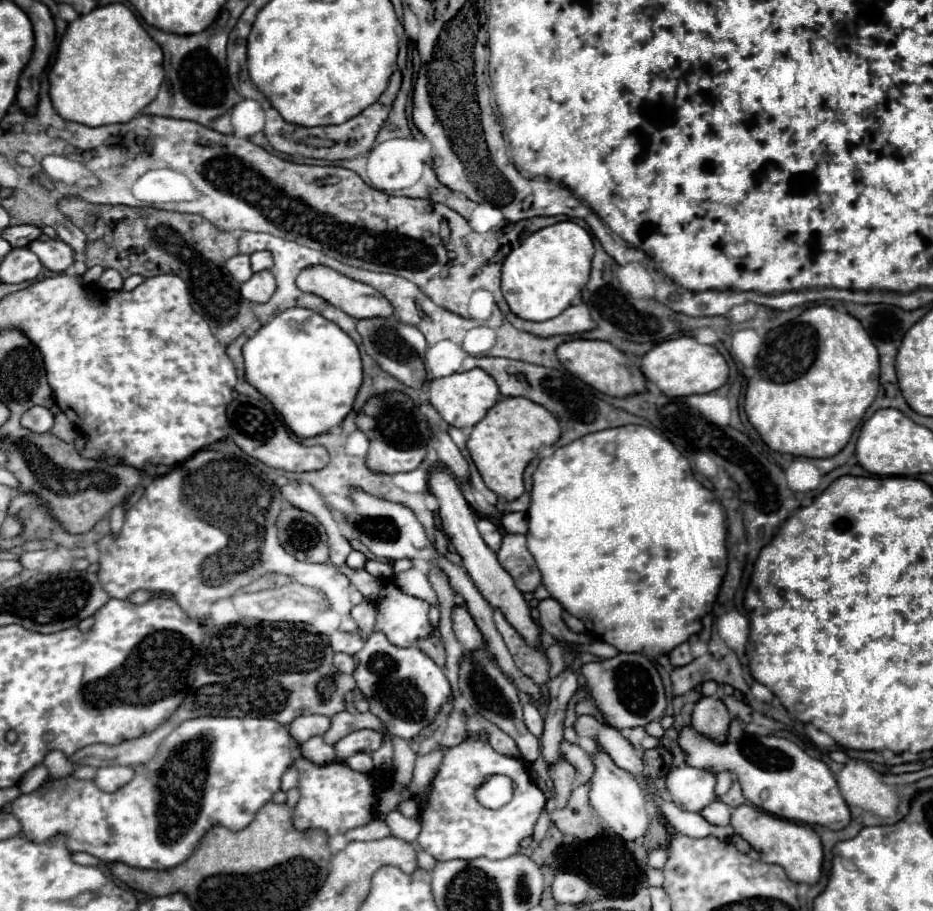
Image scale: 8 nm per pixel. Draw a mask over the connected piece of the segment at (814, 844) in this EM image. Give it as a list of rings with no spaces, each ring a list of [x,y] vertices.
[[[741,805],[731,815],[731,827],[735,835],[743,837],[755,851],[761,853],[761,861],[781,865],[793,883],[819,883],[823,873],[823,843],[809,825],[797,825],[785,819],[775,819],[773,815],[763,813],[753,805]]]

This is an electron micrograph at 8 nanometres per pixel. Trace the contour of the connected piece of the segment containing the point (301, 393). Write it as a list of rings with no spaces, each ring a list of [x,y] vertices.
[[[287,309],[273,317],[255,333],[255,337],[245,343],[243,357],[245,379],[273,403],[273,407],[283,415],[287,427],[297,437],[317,437],[329,433],[333,427],[339,427],[353,411],[355,397],[363,383],[361,355],[353,339],[337,325],[309,309]]]

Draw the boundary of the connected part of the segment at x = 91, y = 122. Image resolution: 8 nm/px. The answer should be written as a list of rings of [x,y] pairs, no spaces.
[[[123,3],[97,7],[69,23],[49,73],[49,95],[55,111],[87,127],[129,123],[149,105],[163,81],[161,47]]]

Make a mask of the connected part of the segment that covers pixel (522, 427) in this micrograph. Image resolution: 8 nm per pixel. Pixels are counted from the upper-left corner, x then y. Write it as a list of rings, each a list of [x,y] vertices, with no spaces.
[[[509,397],[495,403],[473,427],[467,447],[485,485],[499,497],[513,501],[525,493],[525,467],[539,455],[541,447],[555,445],[561,437],[559,421],[541,405],[525,397]]]

